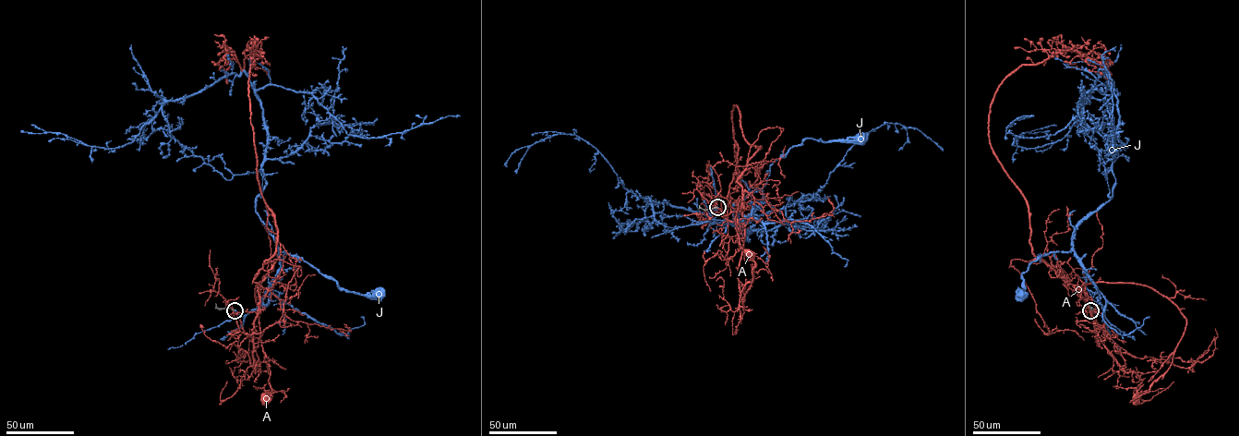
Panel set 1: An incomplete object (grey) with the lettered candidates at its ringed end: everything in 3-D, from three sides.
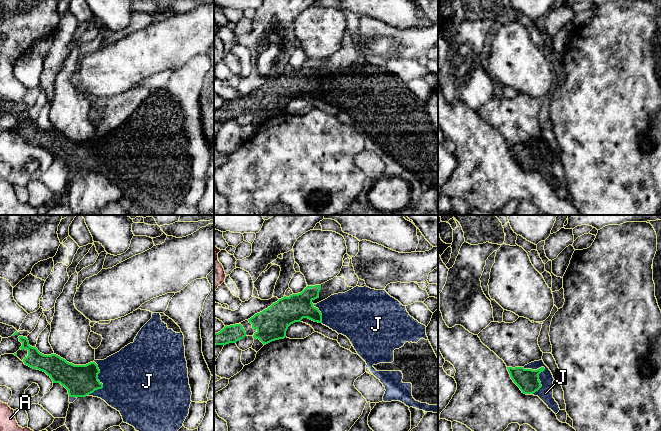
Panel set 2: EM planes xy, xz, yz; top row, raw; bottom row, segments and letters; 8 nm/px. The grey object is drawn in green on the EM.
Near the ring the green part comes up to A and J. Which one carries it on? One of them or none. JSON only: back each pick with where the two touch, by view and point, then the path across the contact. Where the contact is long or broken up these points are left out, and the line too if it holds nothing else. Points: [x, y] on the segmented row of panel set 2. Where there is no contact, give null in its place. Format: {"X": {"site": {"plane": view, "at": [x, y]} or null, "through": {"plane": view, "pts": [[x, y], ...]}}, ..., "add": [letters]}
{"J": {"site": {"plane": "yz", "at": [540, 384]}}, "add": ["J"]}

